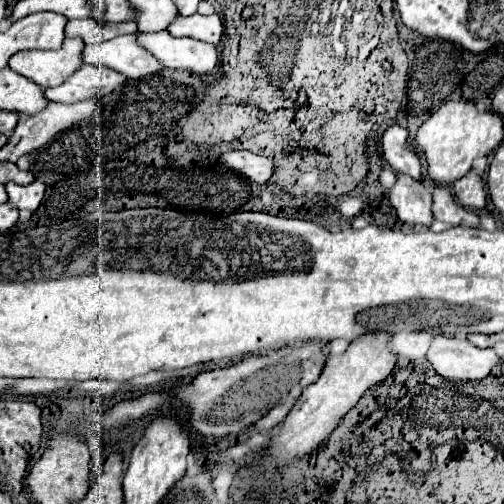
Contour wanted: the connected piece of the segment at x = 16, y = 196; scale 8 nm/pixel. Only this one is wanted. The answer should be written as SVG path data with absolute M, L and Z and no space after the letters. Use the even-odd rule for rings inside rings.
M33 182L29 186L19 186L19 184L7 184L7 194L9 194L9 202L19 208L19 210L31 210L35 212L43 200L45 194L45 184L43 182Z

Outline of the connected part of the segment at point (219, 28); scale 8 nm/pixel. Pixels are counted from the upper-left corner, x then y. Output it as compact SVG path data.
M193 14L193 16L179 16L169 28L173 36L189 36L195 40L203 40L209 44L219 44L223 36L223 24L219 14L203 16L203 14Z

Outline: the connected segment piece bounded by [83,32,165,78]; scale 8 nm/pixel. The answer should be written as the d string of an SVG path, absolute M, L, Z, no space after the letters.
M133 32L117 36L103 44L85 46L83 50L85 64L111 66L113 70L125 74L127 78L143 78L161 72L165 66L157 62L157 58L137 42L139 34L141 32Z

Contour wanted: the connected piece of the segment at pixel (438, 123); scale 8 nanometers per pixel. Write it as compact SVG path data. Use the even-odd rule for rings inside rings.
M447 102L421 124L413 144L427 160L427 174L435 184L447 186L463 178L475 158L491 154L503 140L503 120L493 112L479 112L473 102Z

